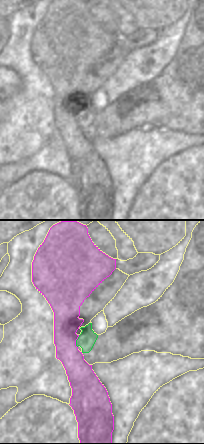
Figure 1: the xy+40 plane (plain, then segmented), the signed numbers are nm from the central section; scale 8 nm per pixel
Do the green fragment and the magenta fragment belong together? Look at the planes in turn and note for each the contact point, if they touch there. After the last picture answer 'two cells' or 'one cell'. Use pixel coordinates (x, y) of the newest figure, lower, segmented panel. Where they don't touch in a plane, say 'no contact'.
(76, 341)

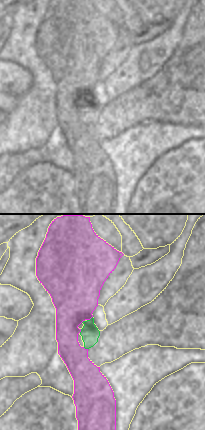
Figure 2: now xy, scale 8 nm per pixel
(90, 319)

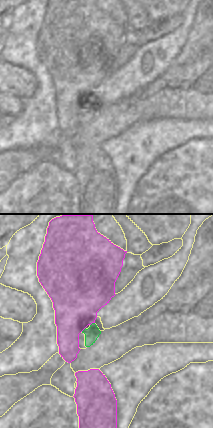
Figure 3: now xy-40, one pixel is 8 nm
(92, 323)

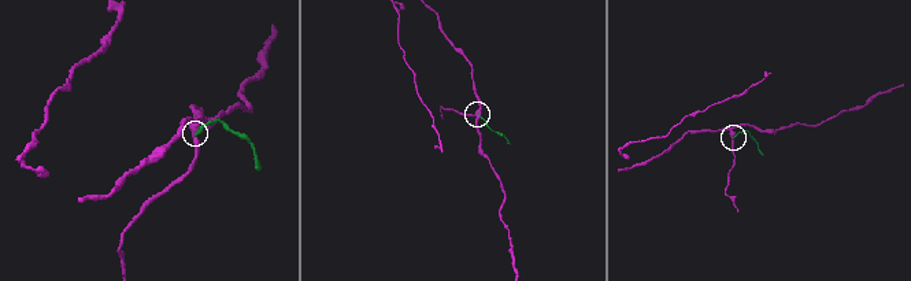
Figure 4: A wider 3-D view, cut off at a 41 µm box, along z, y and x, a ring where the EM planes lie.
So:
two cells

